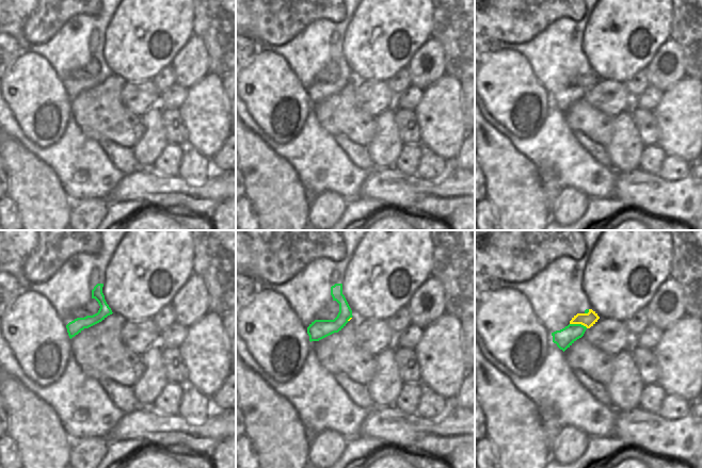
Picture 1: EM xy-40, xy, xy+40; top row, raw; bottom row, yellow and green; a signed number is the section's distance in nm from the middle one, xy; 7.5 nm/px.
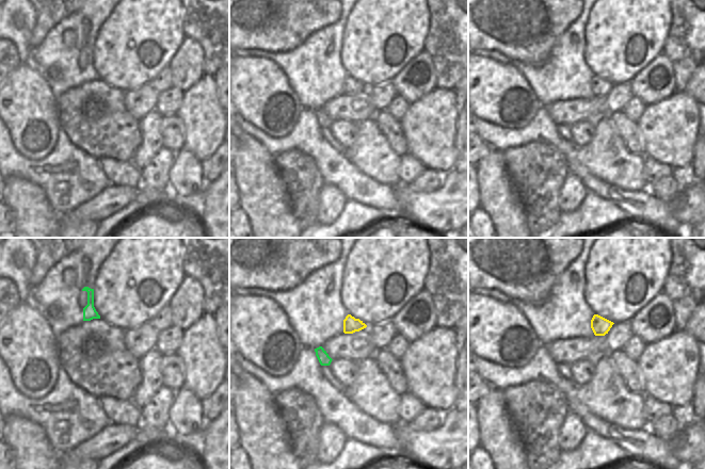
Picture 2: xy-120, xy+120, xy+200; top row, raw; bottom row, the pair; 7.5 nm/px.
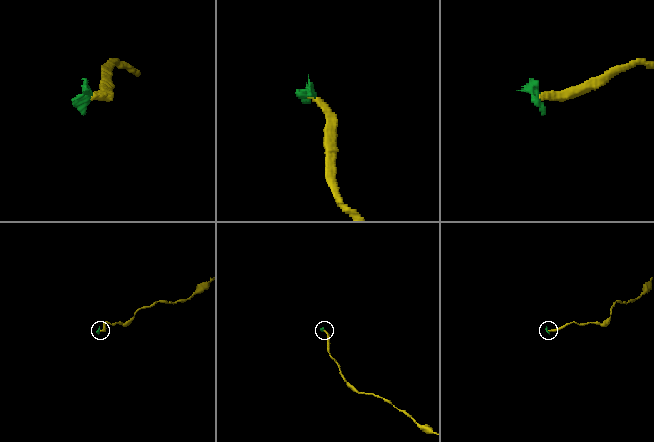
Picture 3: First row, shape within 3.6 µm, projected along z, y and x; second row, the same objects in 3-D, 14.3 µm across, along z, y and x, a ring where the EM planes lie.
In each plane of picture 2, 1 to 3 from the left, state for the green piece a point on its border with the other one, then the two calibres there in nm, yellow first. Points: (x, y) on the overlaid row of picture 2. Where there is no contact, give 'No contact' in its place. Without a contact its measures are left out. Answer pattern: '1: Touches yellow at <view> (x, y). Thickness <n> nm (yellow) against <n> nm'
1: No contact
2: No contact
3: No contact

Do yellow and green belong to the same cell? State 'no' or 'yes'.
no

